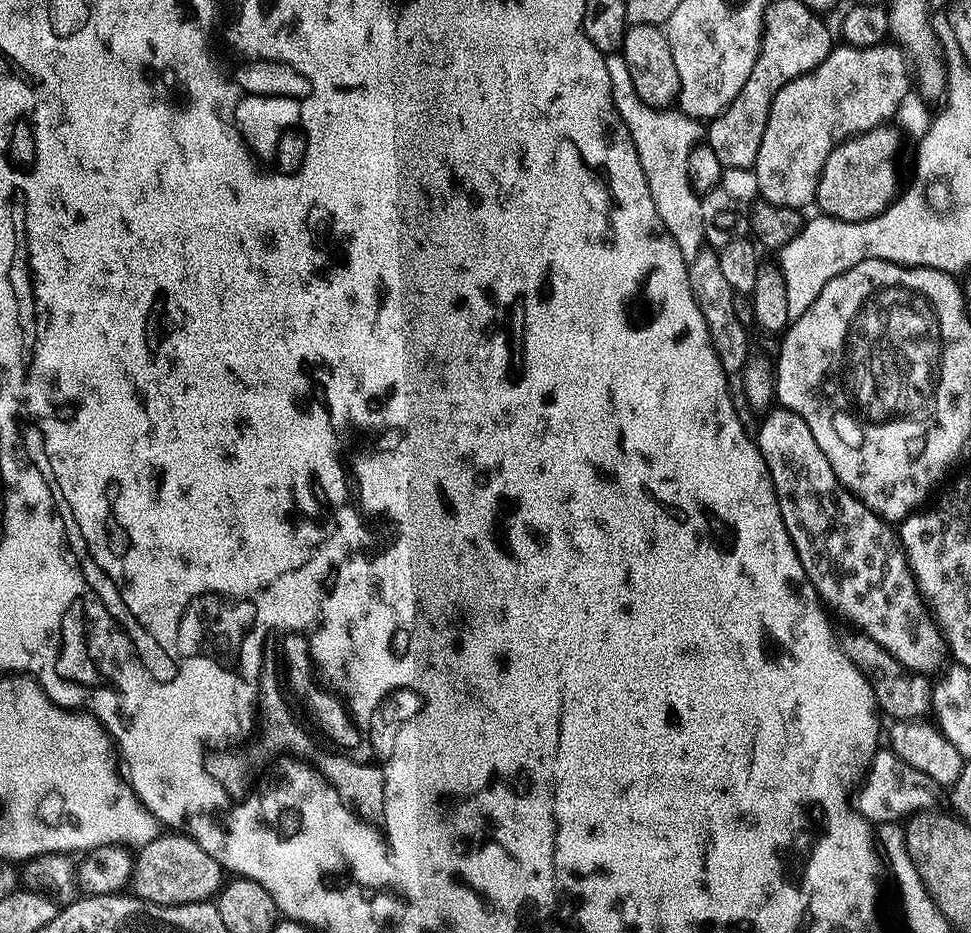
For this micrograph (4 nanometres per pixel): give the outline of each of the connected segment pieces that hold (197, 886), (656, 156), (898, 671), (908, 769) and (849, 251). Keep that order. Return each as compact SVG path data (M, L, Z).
M161 834L154 838L154 842L150 842L145 848L141 848L135 853L130 888L137 900L144 900L147 904L203 904L211 901L219 893L222 887L220 876L222 877L220 864L214 858L210 858L210 854L206 854L206 850L202 850L202 846L198 846L198 842L194 842L191 836L187 834Z
M608 54L604 61L606 71L610 74L614 106L622 122L626 122L630 138L634 138L634 150L638 150L638 162L642 162L642 174L646 174L646 186L650 186L650 198L654 198L654 210L658 210L658 218L662 218L666 230L670 230L670 238L678 242L682 258L693 260L700 249L705 247L706 241L700 196L690 186L688 158L694 145L701 143L706 132L705 125L693 116L671 107L646 106L646 102L638 98L638 90L634 90L634 82L623 55Z
M859 634L851 635L843 637L844 653L846 658L850 658L850 662L854 662L854 666L858 666L860 673L870 682L874 690L877 709L885 717L892 716L893 721L918 720L927 717L932 712L933 685L929 677L918 672L911 672L906 666L899 664L885 648L878 646L878 642L874 642L874 638Z
M891 750L877 751L868 774L859 785L854 796L854 807L865 820L873 825L890 824L903 821L917 812L931 812L940 800L942 786L922 774L922 770L914 770L914 766L906 766L902 758L898 758Z
M816 214L805 223L803 230L787 246L779 249L778 263L786 278L788 302L793 309L800 310L812 303L822 288L832 279L854 266L868 260L868 240L864 240L864 220L846 222L832 216Z

